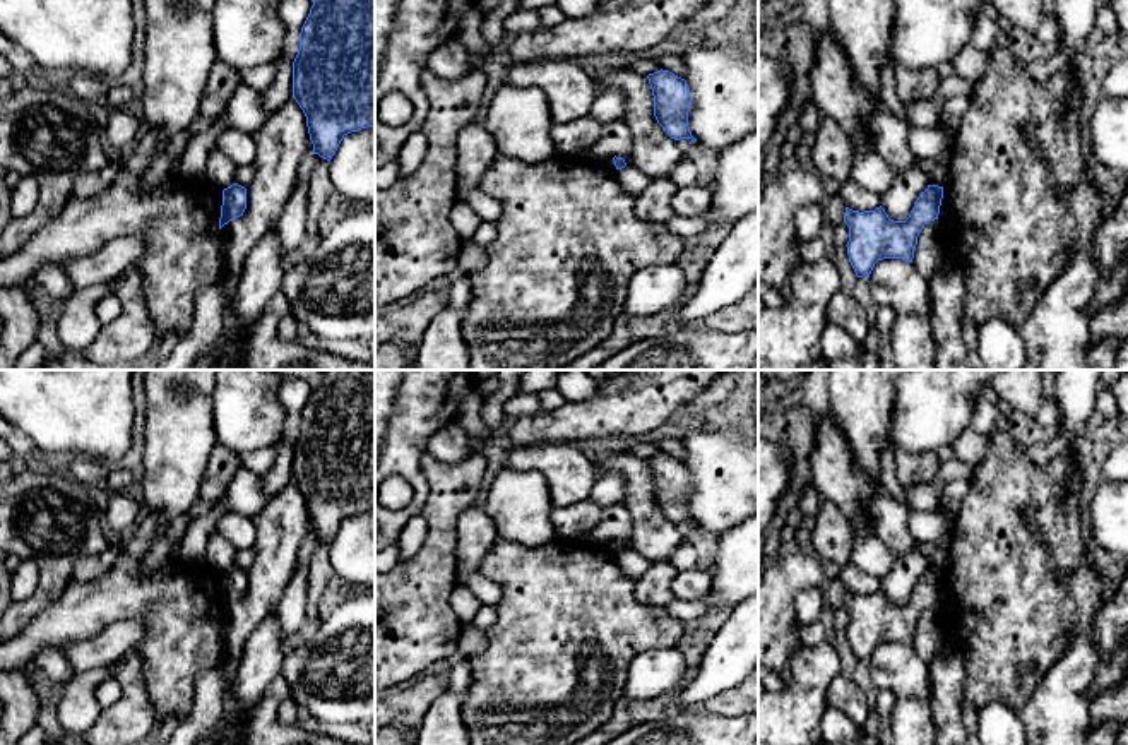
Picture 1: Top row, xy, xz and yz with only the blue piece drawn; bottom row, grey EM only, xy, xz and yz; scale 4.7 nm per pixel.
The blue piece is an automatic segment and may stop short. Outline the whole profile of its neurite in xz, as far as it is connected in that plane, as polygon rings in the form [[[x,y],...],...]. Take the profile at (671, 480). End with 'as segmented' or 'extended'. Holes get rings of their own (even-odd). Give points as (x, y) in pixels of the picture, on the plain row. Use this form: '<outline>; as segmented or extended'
[[[657,454],[647,459],[654,480],[654,500],[662,514],[674,524],[697,522],[688,510],[692,490],[690,473],[685,462],[669,454]]]; as segmented

